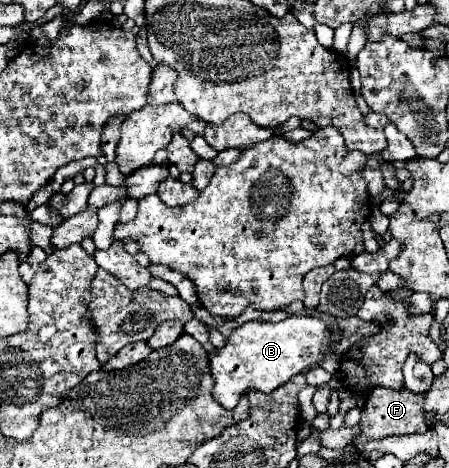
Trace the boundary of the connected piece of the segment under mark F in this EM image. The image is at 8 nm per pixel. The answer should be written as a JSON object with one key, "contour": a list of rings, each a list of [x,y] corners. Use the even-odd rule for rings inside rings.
{"contour":[[[373,388],[367,396],[367,404],[363,408],[363,418],[361,418],[361,434],[357,436],[357,440],[353,440],[353,444],[357,448],[363,448],[363,444],[371,438],[383,438],[385,434],[423,434],[425,430],[429,430],[429,426],[425,424],[425,414],[423,414],[423,400],[425,394],[415,394],[409,392],[407,388],[403,390],[391,390],[391,388]]]}

